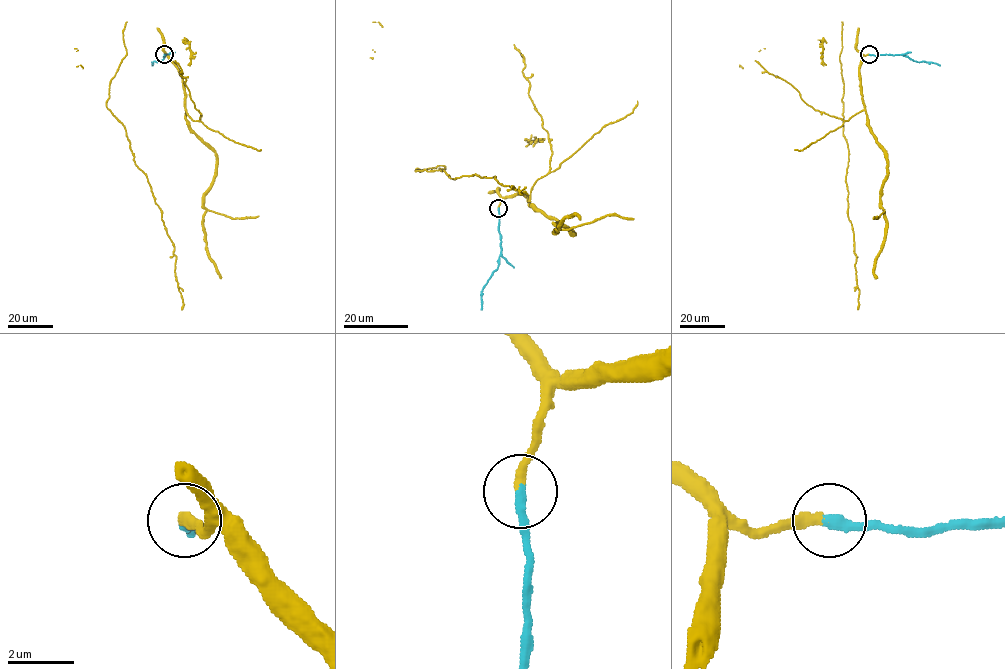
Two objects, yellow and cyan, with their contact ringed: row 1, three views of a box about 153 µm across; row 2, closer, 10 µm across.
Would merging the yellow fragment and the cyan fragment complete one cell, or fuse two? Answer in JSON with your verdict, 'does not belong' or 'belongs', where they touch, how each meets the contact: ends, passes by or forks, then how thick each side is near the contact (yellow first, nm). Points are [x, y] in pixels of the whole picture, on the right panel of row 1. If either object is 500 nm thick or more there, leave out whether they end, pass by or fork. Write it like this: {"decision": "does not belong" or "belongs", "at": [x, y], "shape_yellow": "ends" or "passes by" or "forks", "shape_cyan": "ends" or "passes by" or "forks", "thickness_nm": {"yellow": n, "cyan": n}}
{"decision": "belongs", "at": [869, 54], "shape_yellow": "ends", "shape_cyan": "ends", "thickness_nm": {"yellow": 320, "cyan": 320}}

